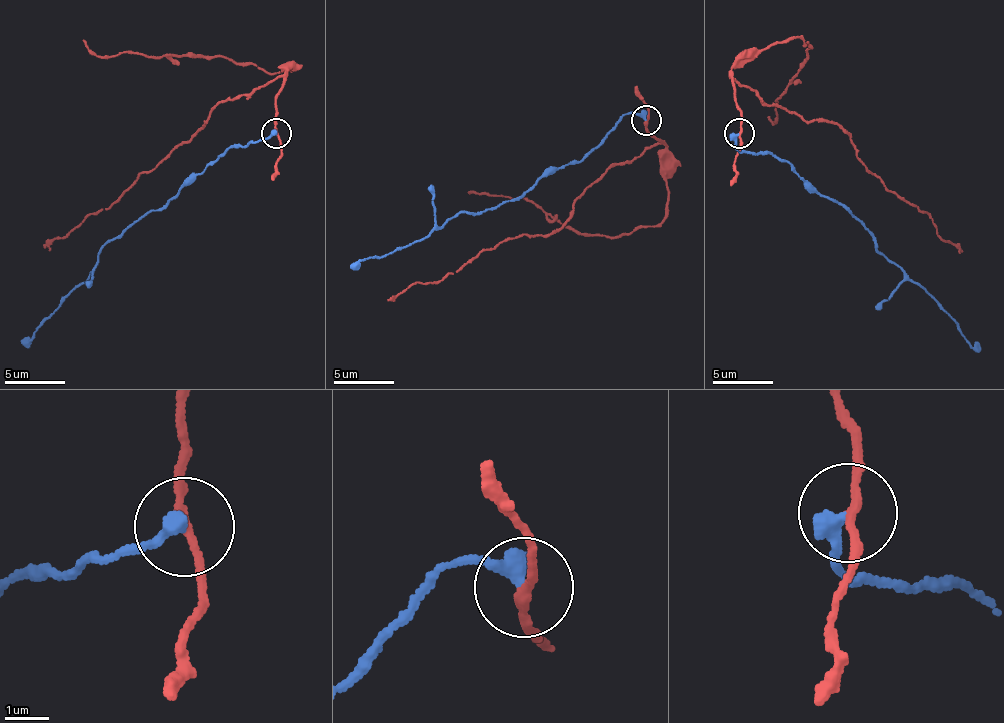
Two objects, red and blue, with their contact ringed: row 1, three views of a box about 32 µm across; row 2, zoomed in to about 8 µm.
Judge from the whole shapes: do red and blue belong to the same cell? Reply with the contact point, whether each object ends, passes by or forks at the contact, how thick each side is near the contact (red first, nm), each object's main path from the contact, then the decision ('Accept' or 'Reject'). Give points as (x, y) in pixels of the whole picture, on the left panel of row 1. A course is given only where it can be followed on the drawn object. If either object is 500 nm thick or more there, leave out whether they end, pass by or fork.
Place: (276, 133). At the ring red passes by. At the ring blue ends. Thickness 170 nm (red) against 380 nm. Course of red: (276, 133), (275, 94), (284, 79), (275, 77), (213, 108), (205, 128), (44, 248). Course of blue: (276, 133), (218, 155), (165, 204), (109, 241), (84, 281), (65, 295), (30, 341), (22, 341). Reject

